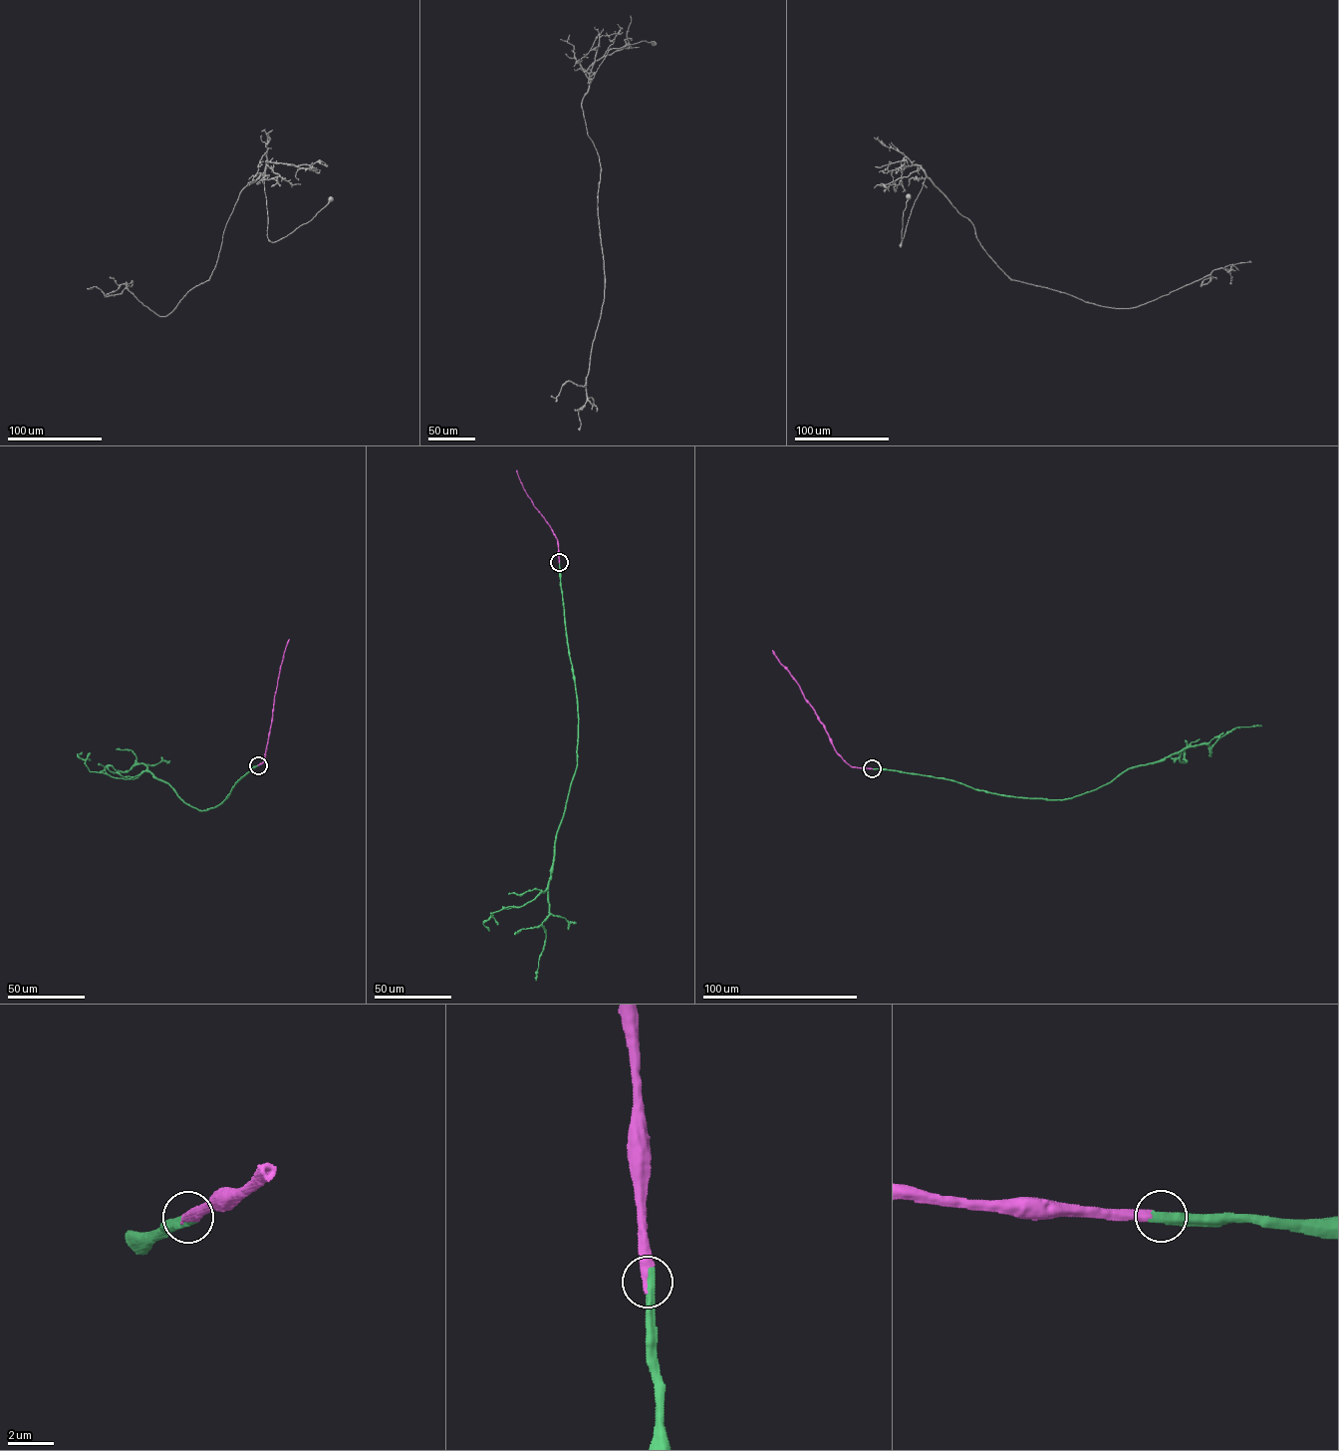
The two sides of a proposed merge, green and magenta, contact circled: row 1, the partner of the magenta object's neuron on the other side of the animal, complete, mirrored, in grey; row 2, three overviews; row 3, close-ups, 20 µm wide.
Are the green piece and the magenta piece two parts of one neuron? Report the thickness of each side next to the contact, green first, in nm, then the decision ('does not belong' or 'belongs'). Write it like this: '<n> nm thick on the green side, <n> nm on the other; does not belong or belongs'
500 nm thick on the green side, 400 nm on the other; belongs

